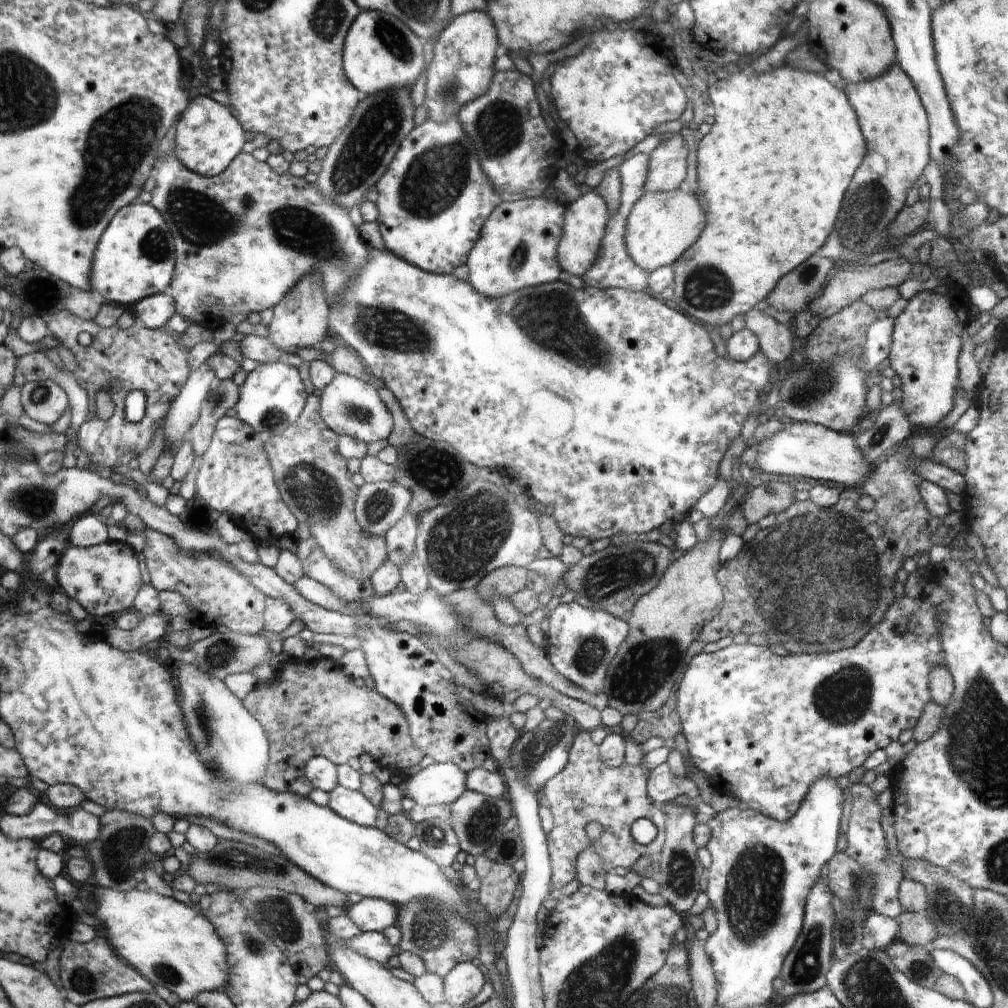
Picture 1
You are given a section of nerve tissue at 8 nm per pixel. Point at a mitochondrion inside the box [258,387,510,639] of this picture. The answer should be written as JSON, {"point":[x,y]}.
{"point":[317,495]}

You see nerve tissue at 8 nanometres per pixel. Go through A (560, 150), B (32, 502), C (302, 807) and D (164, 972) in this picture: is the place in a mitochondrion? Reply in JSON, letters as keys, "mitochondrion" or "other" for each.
{"A":"other","B":"mitochondrion","C":"other","D":"mitochondrion"}

